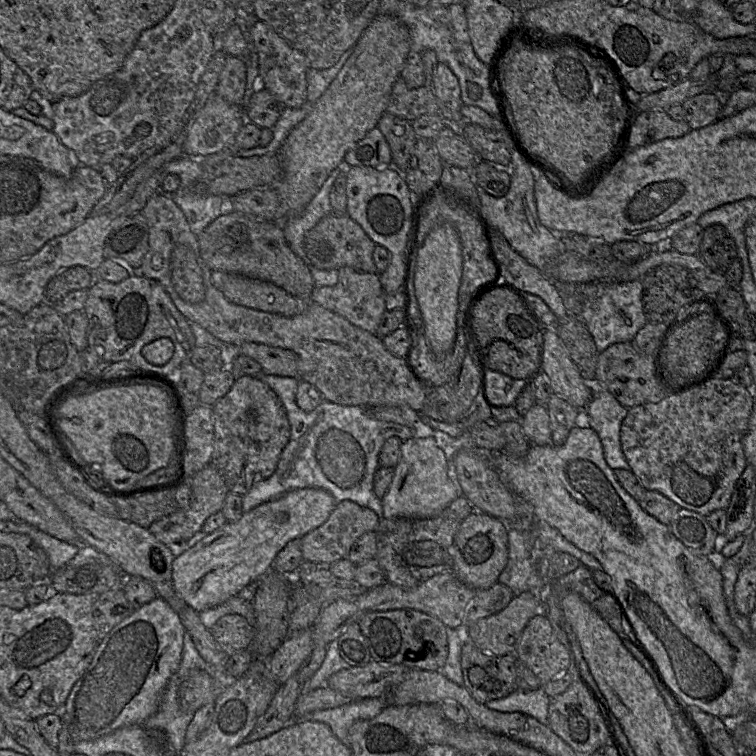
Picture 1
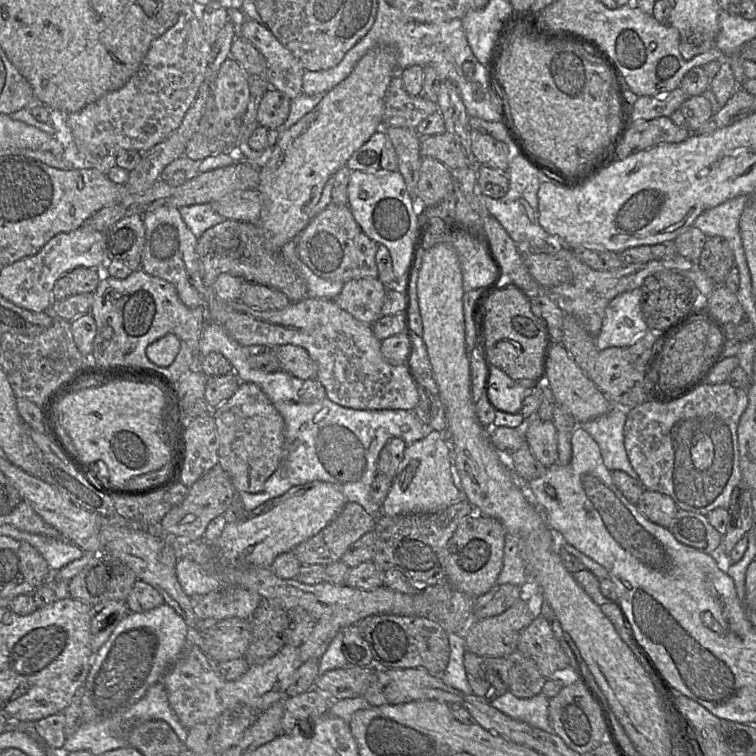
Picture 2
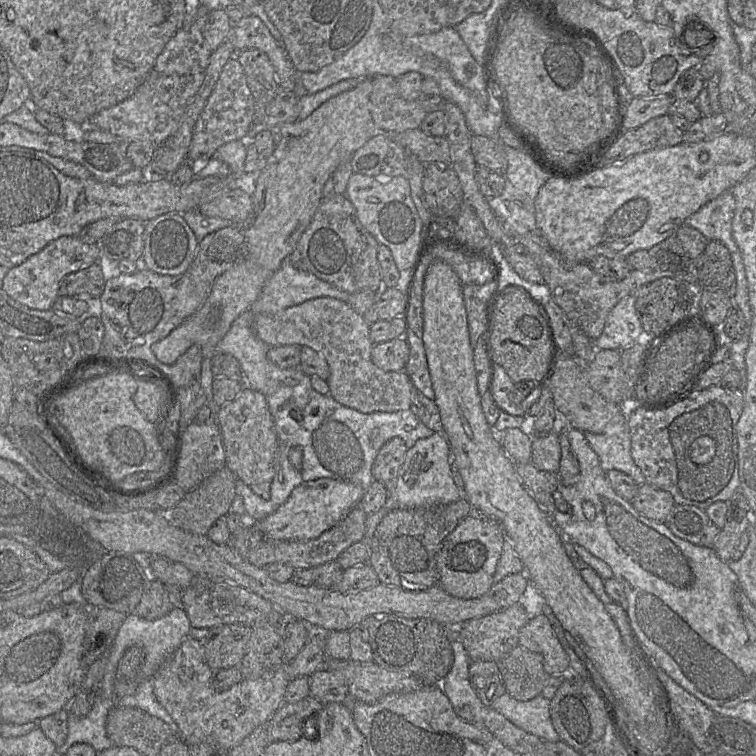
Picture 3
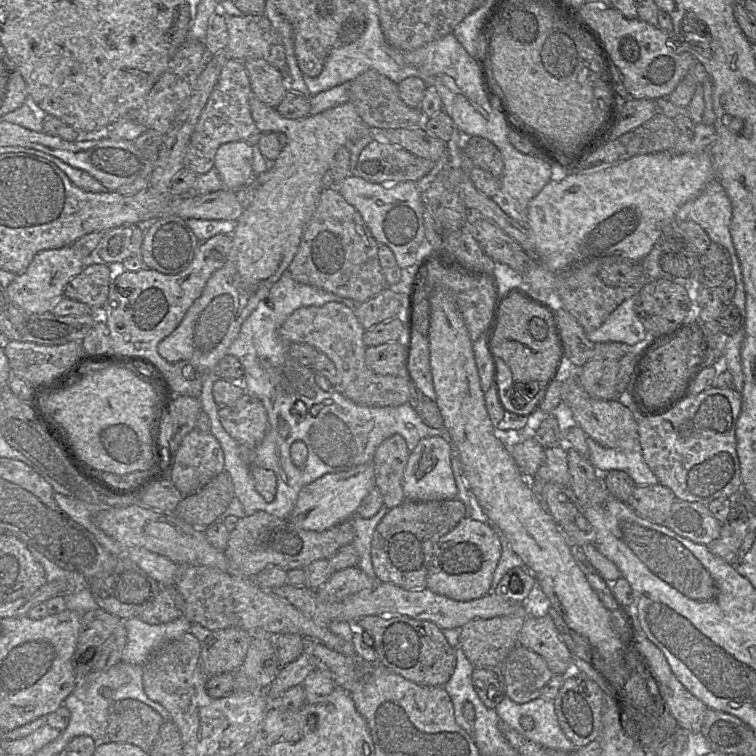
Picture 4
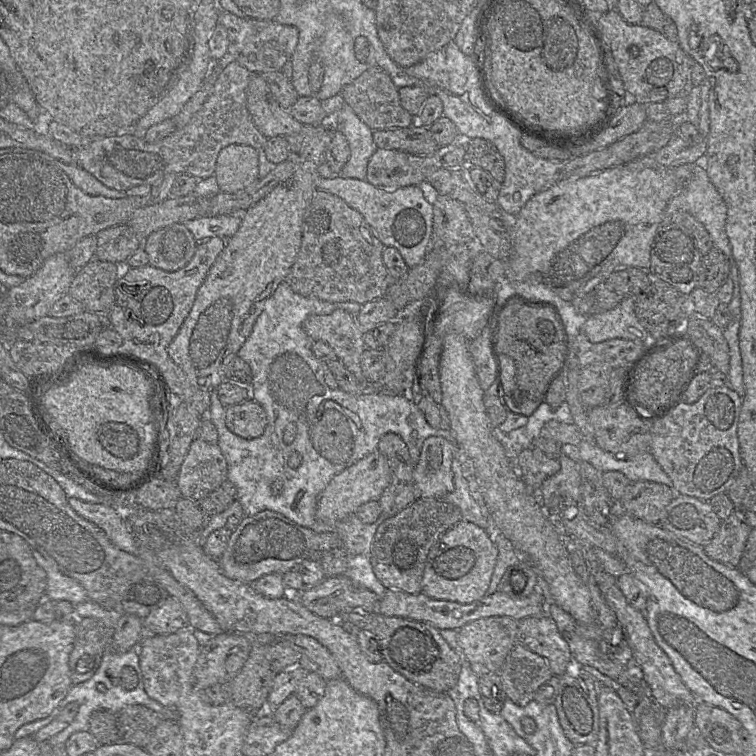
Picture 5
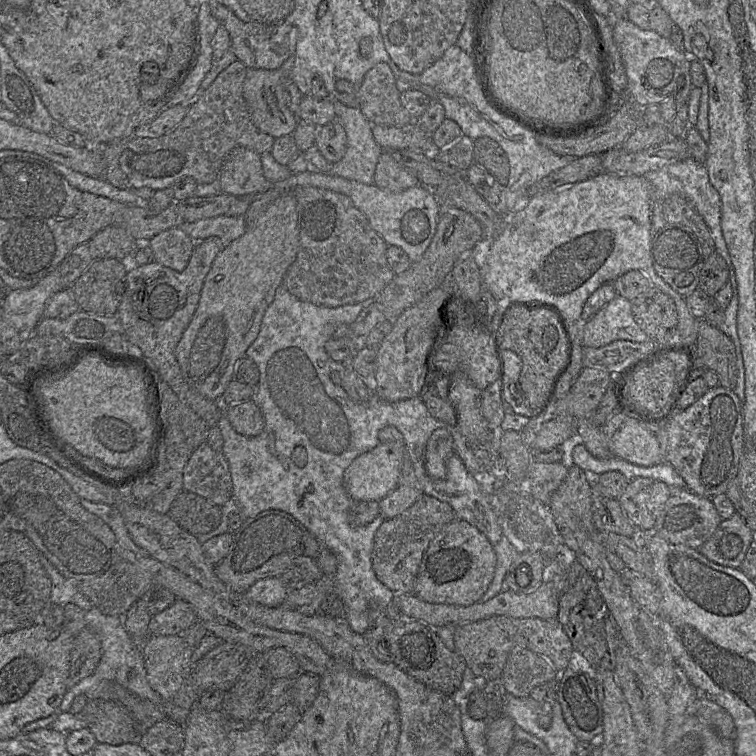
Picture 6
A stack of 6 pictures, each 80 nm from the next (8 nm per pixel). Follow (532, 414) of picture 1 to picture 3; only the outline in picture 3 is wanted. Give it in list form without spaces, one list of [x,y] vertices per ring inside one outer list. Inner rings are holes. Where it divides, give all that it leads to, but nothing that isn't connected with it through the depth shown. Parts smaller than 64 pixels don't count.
[[[549,432],[545,435],[535,435],[531,445],[531,463],[542,471],[558,473],[561,449],[558,434]]]

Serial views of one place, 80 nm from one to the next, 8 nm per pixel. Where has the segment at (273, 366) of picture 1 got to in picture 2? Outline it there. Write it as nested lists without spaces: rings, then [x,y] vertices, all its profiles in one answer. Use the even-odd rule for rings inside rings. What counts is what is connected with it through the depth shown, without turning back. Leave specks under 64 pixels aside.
[[[281,345],[273,347],[280,368],[294,377],[302,380],[316,379],[318,372],[317,363],[311,359],[305,349],[295,345]]]

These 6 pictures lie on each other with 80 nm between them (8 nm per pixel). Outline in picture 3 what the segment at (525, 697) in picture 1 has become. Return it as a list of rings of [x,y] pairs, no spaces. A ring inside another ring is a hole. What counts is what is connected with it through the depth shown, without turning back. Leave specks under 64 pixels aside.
[[[506,692],[491,707],[530,734],[550,742],[560,740],[551,722],[550,700],[542,695],[519,701]]]

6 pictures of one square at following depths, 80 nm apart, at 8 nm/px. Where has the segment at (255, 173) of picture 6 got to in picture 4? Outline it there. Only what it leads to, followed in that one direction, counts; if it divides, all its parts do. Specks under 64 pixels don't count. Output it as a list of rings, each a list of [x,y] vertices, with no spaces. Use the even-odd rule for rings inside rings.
[[[245,141],[222,144],[215,155],[218,175],[228,190],[238,190],[254,179],[253,149]]]

